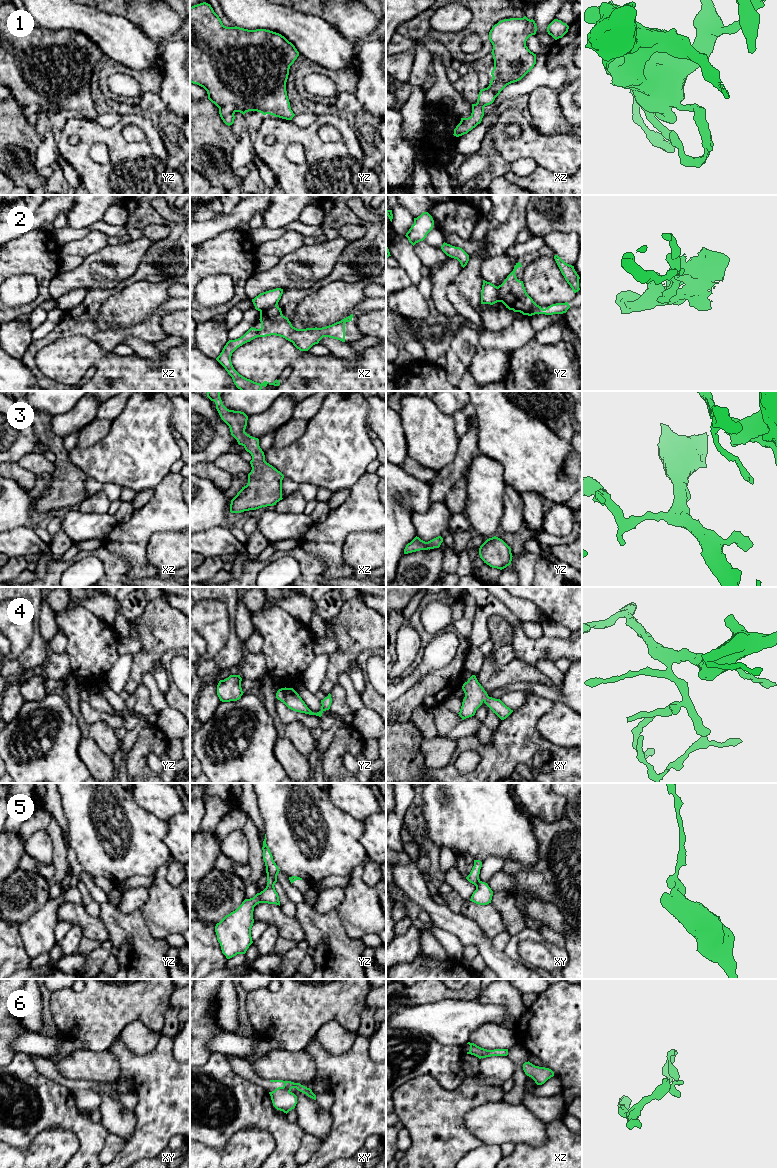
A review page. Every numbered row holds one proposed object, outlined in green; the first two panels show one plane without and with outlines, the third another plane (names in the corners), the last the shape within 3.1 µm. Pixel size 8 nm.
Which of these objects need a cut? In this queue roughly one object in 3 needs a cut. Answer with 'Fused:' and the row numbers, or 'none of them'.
Fused: 2

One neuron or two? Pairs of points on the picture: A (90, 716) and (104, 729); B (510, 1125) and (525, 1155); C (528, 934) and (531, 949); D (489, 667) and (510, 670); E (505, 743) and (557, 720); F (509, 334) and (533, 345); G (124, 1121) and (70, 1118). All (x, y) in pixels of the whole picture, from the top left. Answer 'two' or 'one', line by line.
A: two
B: two
C: two
D: one
E: two
F: two
G: two

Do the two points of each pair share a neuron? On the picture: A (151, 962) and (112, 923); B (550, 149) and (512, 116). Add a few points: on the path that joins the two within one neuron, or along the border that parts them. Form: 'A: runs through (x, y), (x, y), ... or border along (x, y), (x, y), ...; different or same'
A: runs through (147, 950), (124, 926); same
B: runs through (541, 142), (521, 122); same

